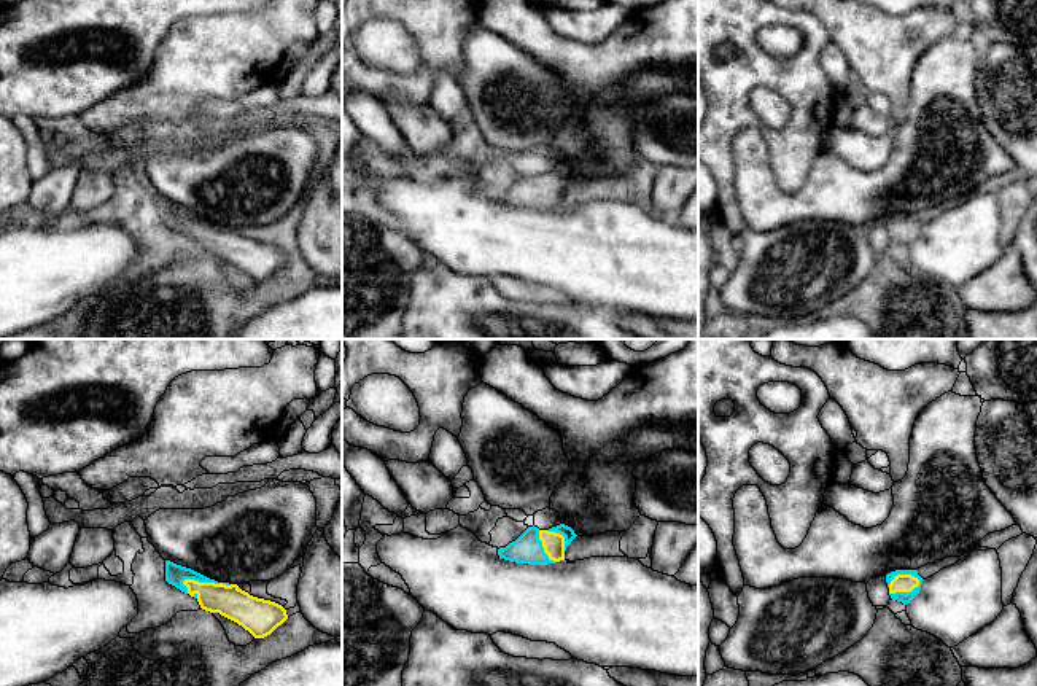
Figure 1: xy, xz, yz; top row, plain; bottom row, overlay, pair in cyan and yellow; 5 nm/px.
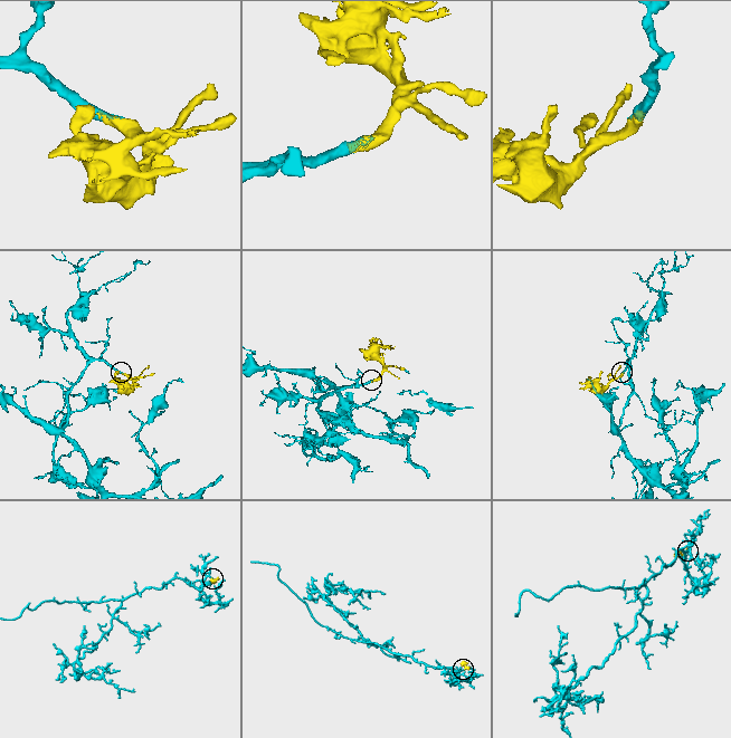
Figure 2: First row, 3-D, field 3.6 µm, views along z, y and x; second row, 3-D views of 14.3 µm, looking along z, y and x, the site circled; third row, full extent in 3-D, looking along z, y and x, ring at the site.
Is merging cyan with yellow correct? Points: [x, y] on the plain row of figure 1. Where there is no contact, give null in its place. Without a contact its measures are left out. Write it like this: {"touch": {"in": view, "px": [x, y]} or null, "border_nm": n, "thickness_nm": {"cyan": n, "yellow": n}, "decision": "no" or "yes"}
{"touch": {"in": "yz", "px": [905, 236]}, "border_nm": 180, "thickness_nm": {"cyan": 60, "yellow": 100}, "decision": "yes"}

